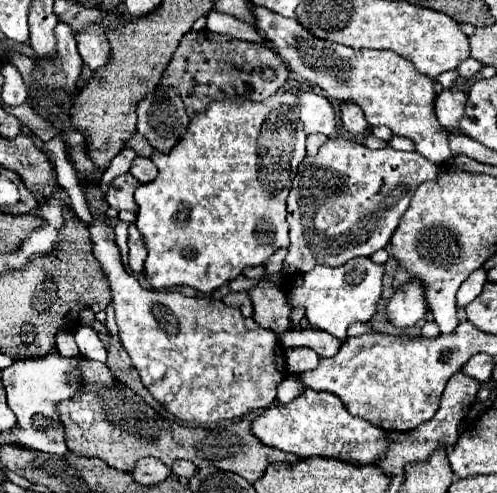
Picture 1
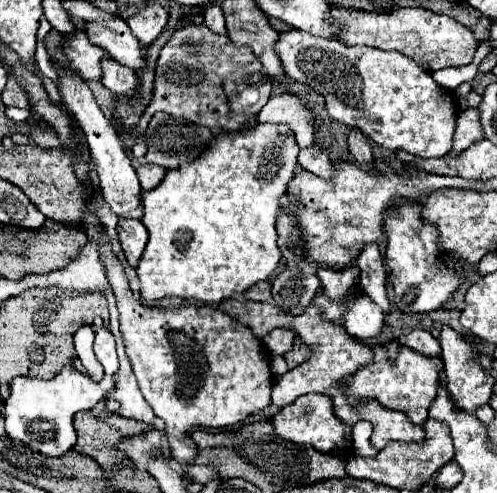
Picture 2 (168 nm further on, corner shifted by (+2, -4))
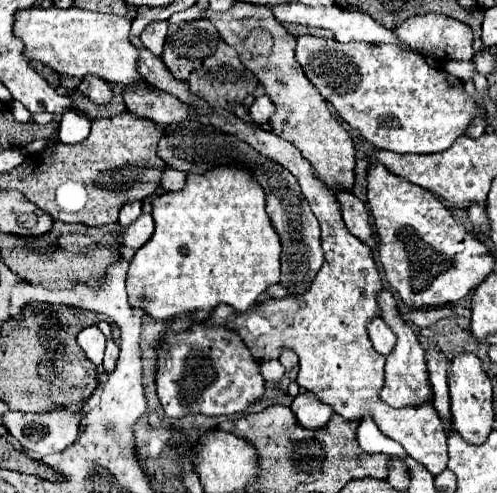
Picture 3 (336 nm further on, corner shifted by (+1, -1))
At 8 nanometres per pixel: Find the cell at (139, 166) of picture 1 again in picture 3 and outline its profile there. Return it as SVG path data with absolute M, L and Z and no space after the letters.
M165 169L163 171L163 181L161 181L161 187L163 191L177 191L177 189L183 189L185 185L185 173L179 173L177 169Z

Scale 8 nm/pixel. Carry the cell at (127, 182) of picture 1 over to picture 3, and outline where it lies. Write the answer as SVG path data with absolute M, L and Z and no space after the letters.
M139 201L127 203L127 205L119 211L119 223L121 223L123 227L127 227L127 225L131 225L131 221L135 221L139 215L141 215L141 203L139 203Z

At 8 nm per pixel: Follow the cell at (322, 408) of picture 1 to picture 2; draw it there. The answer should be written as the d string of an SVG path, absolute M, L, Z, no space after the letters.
M306 394L302 398L296 398L292 404L280 408L274 416L272 416L272 426L274 426L274 434L300 444L300 446L310 446L322 454L338 454L338 456L352 456L352 426L338 420L338 416L334 414L334 404L330 400L330 396L322 396L322 394Z

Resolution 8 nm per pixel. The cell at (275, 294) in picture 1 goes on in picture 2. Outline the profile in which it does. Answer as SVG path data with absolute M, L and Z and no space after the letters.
M274 328L270 334L266 334L262 338L262 342L268 346L268 350L272 354L286 354L294 342L294 330L292 328Z

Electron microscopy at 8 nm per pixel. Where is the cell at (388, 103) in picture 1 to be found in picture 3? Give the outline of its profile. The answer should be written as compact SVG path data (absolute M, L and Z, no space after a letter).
M303 35L295 55L327 103L377 149L439 153L465 135L479 109L477 101L463 89L461 79L441 67L429 67L423 55L407 53L397 45L341 43Z

